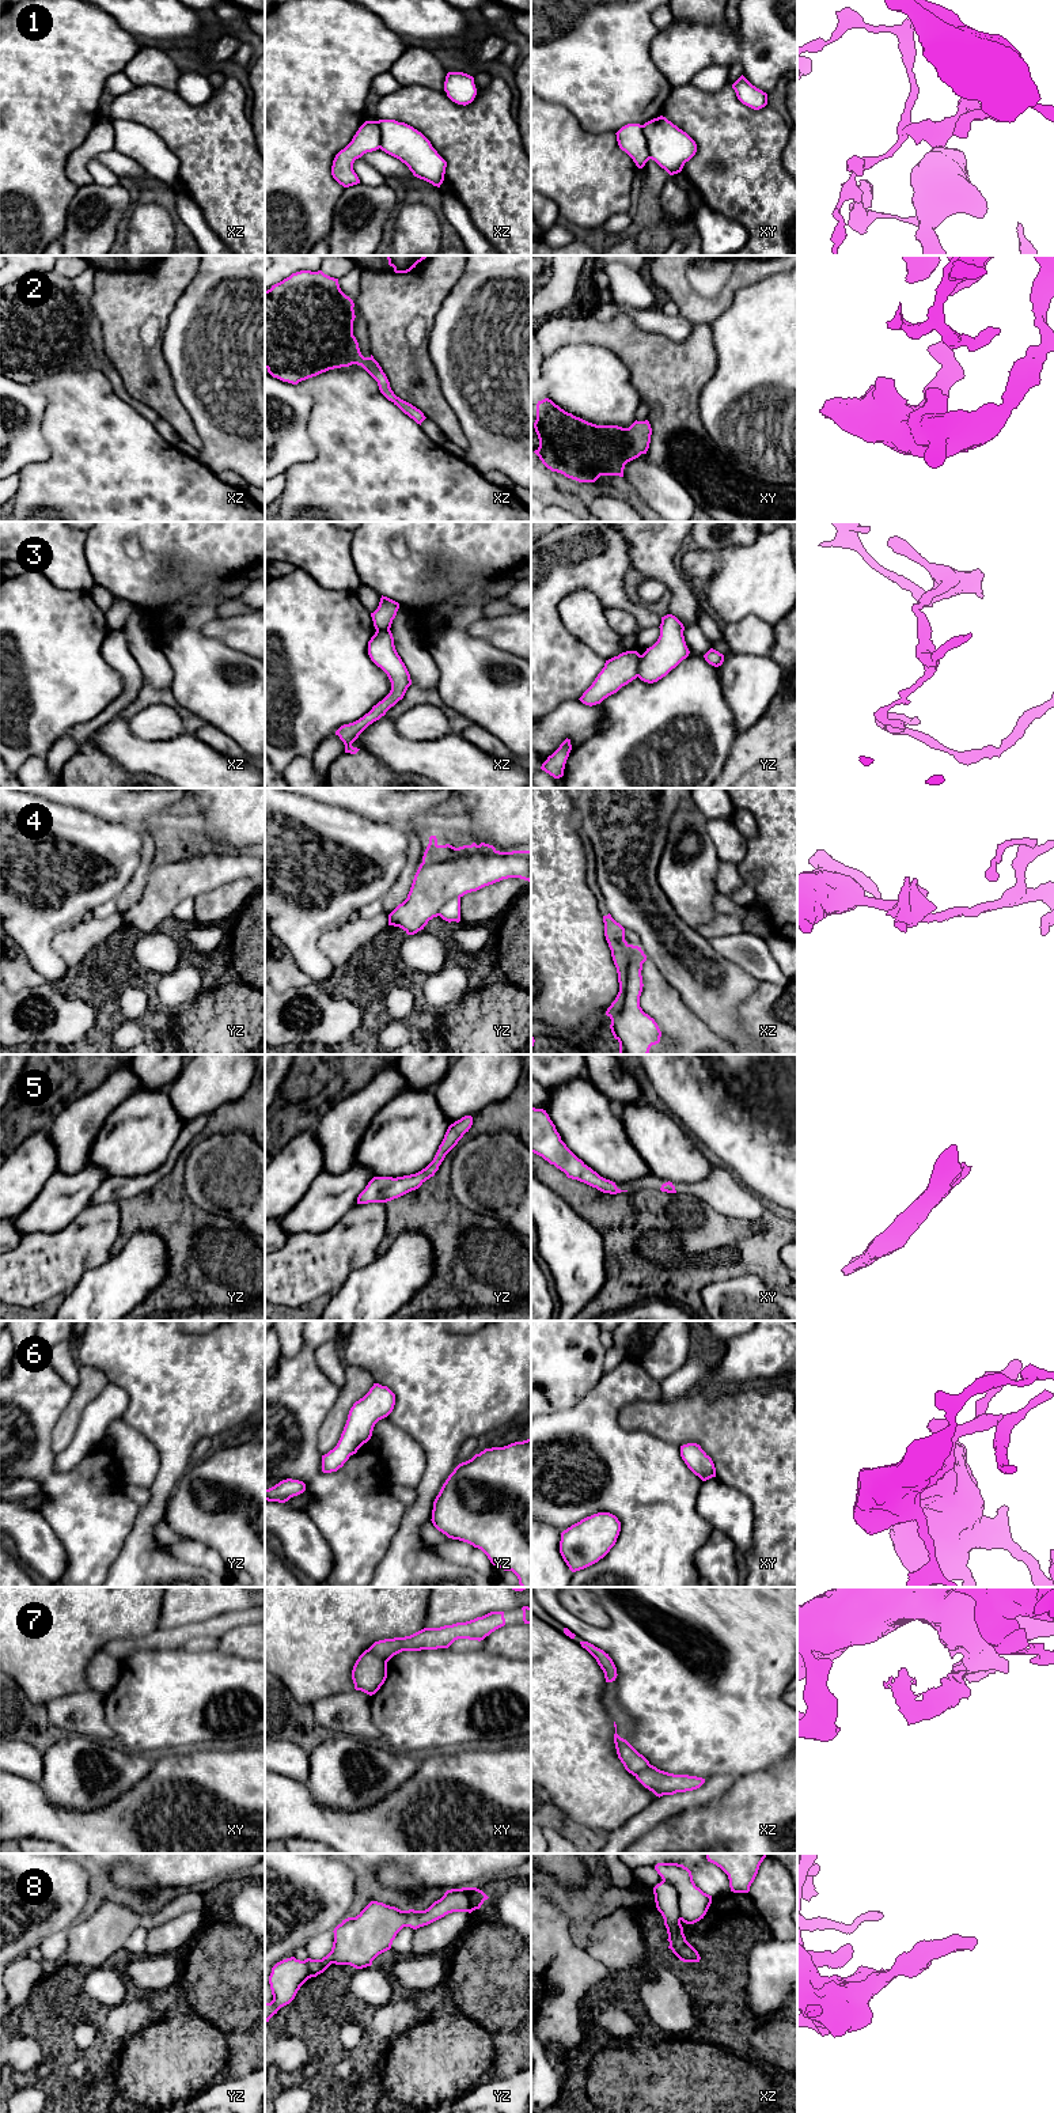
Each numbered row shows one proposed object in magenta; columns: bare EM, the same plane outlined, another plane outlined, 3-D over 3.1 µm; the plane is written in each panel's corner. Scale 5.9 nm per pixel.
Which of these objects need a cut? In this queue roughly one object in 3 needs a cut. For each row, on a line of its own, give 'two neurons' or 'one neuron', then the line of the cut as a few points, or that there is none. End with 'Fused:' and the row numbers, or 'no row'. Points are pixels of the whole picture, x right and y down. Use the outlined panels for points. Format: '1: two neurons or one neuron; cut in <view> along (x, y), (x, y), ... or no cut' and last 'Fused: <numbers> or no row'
1: two neurons; cut in xy along (641, 125), (651, 158)
2: one neuron; no cut
3: two neurons; cut in yz along (640, 655), (636, 676)
4: two neurons; cut in xz along (628, 945), (625, 1000), (622, 1008), (610, 1017)
5: one neuron; no cut
6: one neuron; no cut
7: one neuron; no cut
8: one neuron; no cut
Fused: 1, 3, 4

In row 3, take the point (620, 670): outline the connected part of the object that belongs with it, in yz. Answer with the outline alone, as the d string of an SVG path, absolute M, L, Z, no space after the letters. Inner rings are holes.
M626 651L606 660L602 671L579 700L592 707L617 693L622 686L637 678L638 659L637 651Z

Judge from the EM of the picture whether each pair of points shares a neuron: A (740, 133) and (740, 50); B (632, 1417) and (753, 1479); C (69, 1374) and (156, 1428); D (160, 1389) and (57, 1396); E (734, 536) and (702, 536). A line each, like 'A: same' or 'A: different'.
A: different
B: same
C: different
D: different
E: same

